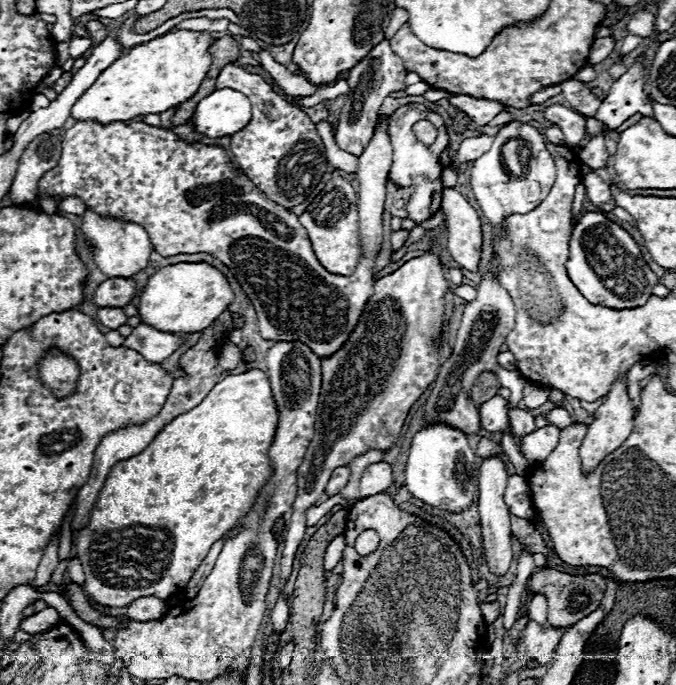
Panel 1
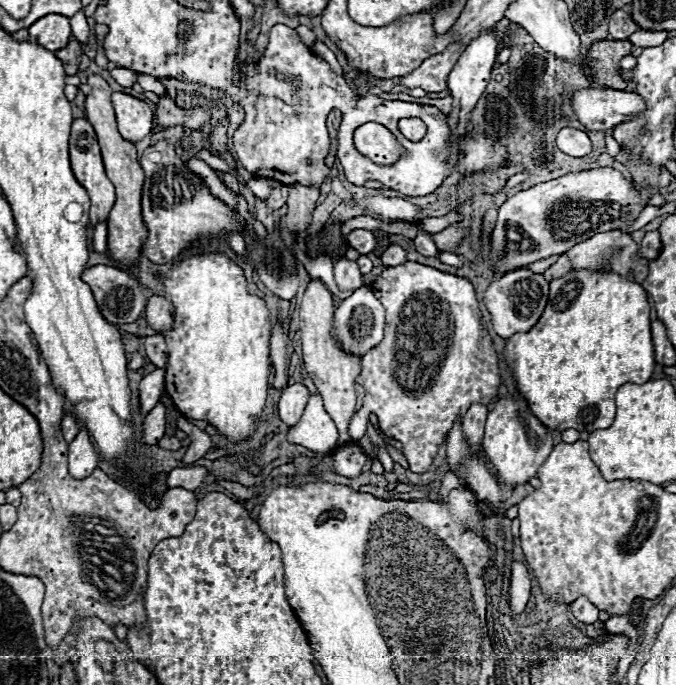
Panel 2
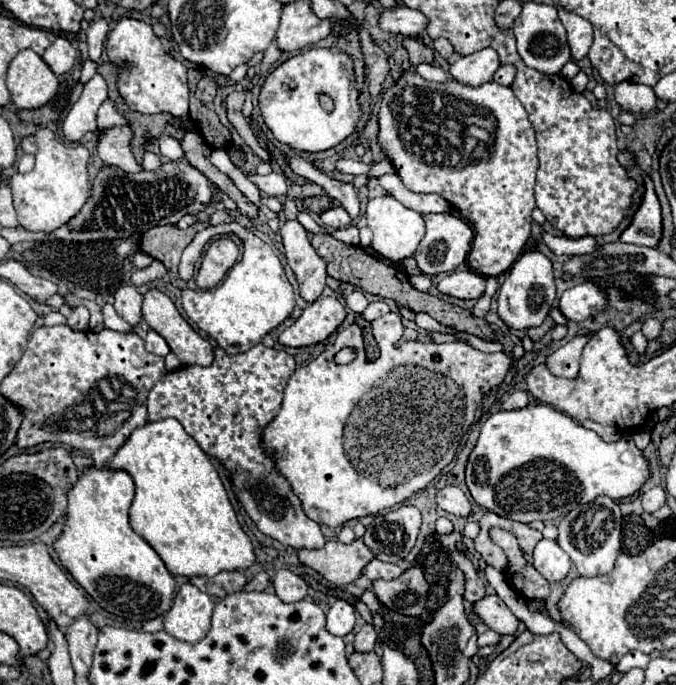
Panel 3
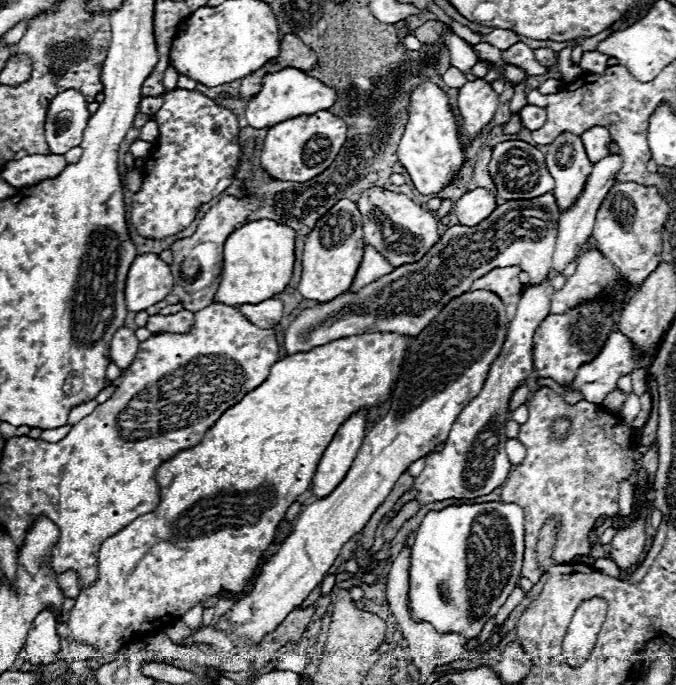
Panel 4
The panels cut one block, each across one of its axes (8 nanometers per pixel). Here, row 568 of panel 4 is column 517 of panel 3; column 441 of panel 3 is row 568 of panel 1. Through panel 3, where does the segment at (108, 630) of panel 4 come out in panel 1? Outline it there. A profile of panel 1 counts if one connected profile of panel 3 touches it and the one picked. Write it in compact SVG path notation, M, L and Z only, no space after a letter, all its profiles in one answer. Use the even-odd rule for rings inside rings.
M262 370L228 374L196 408L168 422L144 452L116 462L112 472L108 472L108 480L100 490L86 528L72 538L86 576L84 592L102 606L126 606L140 596L158 596L166 600L170 594L184 588L210 546L252 508L258 490L270 476L268 448L276 424L278 410L268 376ZM122 506L142 506L142 524L138 510Z

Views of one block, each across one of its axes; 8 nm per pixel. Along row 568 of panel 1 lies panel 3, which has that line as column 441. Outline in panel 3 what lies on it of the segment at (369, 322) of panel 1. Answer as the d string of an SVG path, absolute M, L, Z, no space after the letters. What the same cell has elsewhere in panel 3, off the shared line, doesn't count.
M454 270L438 282L438 290L454 298L480 298L486 288L486 278L474 270Z

